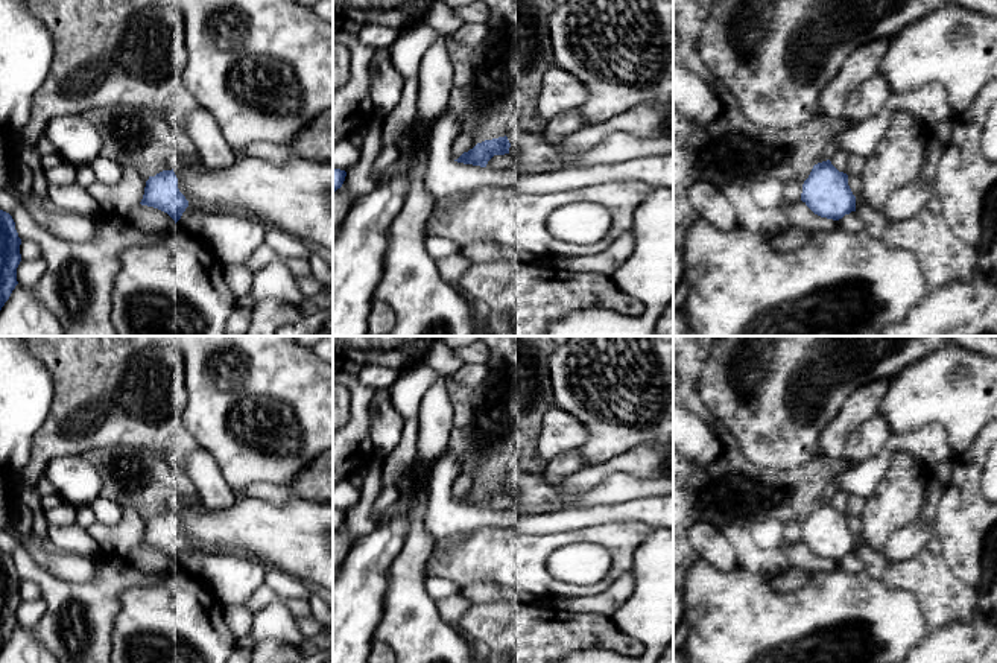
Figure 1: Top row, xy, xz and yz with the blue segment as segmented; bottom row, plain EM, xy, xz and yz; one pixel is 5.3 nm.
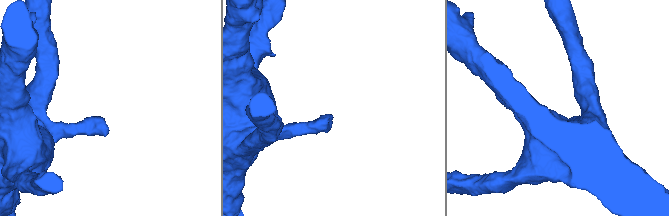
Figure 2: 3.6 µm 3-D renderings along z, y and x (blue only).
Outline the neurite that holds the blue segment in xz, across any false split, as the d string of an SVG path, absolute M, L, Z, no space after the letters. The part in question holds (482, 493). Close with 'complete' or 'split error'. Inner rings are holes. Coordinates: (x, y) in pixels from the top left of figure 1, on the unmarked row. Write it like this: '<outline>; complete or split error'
M498 477L492 481L485 481L482 484L477 484L473 490L468 493L464 493L457 500L457 503L464 505L473 505L473 506L480 506L486 508L488 502L494 496L505 496L509 494L511 484L508 477Z; complete

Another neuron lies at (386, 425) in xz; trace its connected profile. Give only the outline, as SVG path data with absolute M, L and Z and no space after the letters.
M391 388L375 389L369 404L369 435L374 452L383 458L391 455L401 439L404 420L397 412Z

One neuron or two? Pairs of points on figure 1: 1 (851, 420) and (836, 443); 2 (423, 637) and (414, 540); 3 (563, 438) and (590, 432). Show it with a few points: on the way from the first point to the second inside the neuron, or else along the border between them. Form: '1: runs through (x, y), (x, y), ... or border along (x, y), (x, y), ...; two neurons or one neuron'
1: runs through (845, 426), (836, 437); one neuron
2: runs through (415, 613), (412, 609), (412, 564); one neuron
3: runs through (569, 432), (584, 432); one neuron

